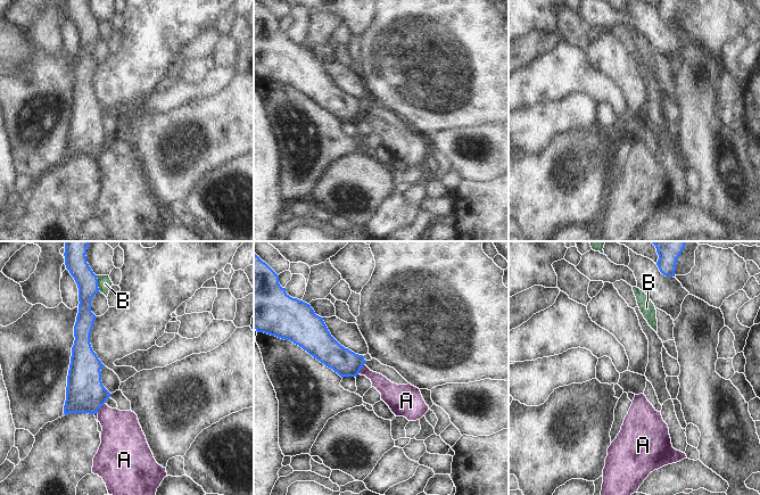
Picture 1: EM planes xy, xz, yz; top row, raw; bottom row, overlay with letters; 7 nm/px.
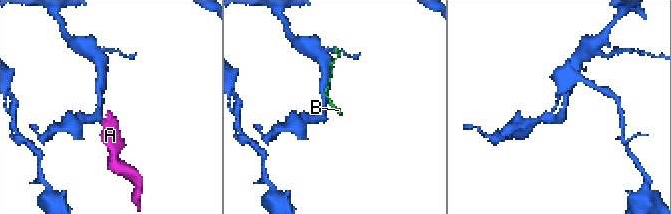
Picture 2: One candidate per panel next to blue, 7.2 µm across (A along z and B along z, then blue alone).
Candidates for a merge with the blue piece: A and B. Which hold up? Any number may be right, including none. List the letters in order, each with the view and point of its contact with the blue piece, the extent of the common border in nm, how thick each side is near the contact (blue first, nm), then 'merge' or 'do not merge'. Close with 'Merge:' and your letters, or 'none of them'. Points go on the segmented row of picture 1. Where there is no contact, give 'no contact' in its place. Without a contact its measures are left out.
A: contact xy (100, 406); length 100 nm; calibres 280 and 280 nm; do not merge
B: contact xy (97, 283); length 120 nm; calibres 160 and 100 nm; do not merge
Merge: none of them

